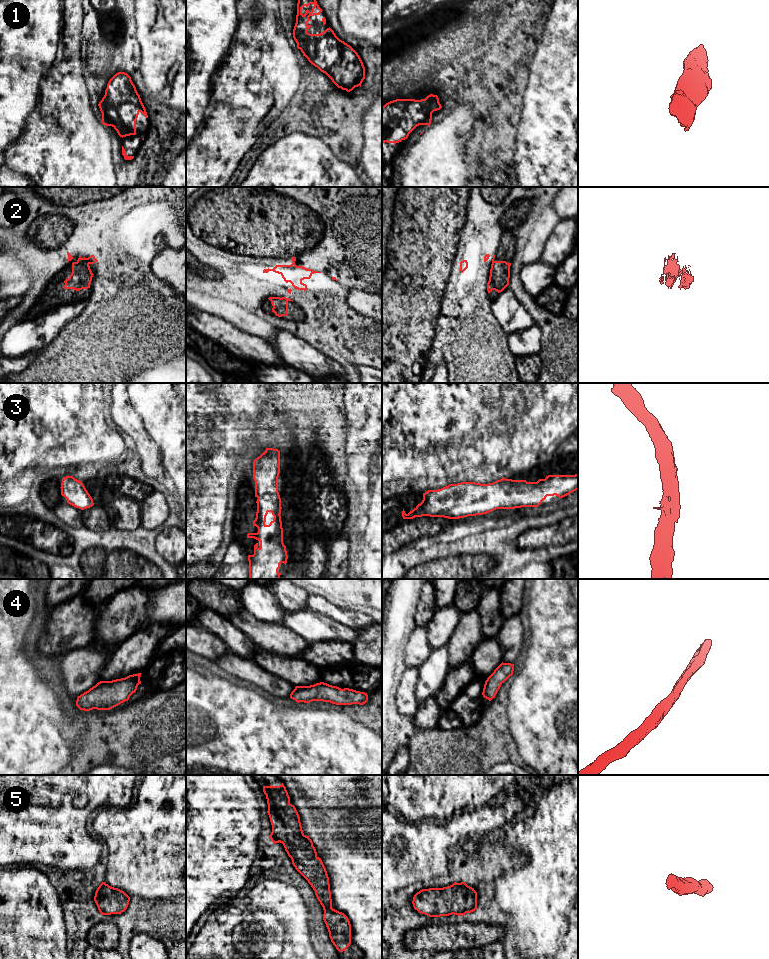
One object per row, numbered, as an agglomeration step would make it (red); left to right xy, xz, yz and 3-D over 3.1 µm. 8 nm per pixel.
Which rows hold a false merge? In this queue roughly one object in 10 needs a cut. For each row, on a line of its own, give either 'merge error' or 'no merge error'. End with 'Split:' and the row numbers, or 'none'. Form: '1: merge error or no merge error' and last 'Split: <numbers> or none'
1: no merge error
2: merge error
3: no merge error
4: no merge error
5: no merge error
Split: 2

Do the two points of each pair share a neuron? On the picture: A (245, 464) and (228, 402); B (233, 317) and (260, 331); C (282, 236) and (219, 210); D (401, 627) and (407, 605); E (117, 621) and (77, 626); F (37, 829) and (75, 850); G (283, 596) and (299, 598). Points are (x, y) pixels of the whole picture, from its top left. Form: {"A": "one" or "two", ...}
{"A": "two", "B": "one", "C": "one", "D": "one", "E": "two", "F": "one", "G": "one"}

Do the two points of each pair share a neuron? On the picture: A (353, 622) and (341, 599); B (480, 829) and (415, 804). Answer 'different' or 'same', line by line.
A: different
B: different

